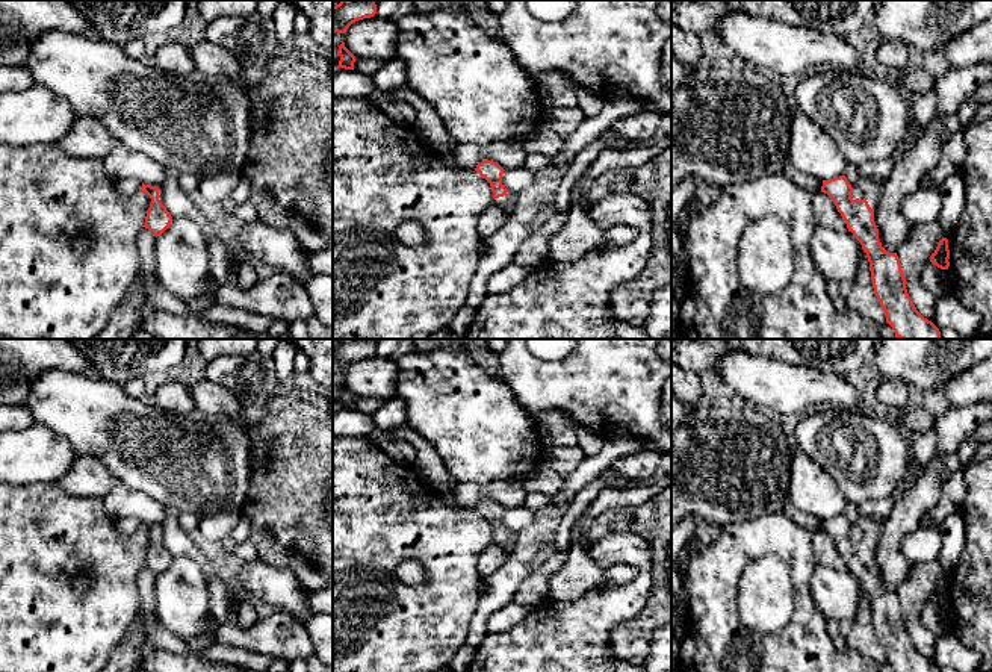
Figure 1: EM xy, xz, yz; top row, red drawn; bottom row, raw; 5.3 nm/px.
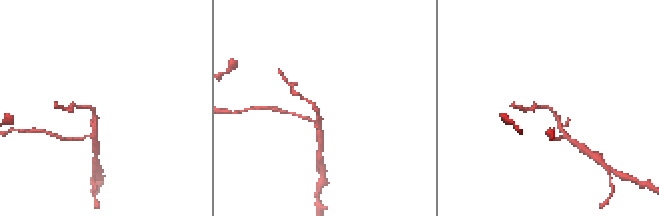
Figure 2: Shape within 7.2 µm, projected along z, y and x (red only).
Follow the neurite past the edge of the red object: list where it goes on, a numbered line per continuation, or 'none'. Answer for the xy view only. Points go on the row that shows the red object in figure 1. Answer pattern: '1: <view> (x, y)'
none

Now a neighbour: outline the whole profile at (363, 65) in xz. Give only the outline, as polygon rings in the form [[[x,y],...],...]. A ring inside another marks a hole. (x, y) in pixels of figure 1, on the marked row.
[[[355,58],[354,62],[354,70],[361,73],[361,74],[367,74],[372,76],[375,71],[378,71],[383,67],[383,59],[366,59],[366,58]]]

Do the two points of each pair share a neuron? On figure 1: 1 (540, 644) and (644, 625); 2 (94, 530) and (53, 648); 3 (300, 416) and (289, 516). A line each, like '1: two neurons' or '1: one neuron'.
1: two neurons
2: one neuron
3: one neuron

